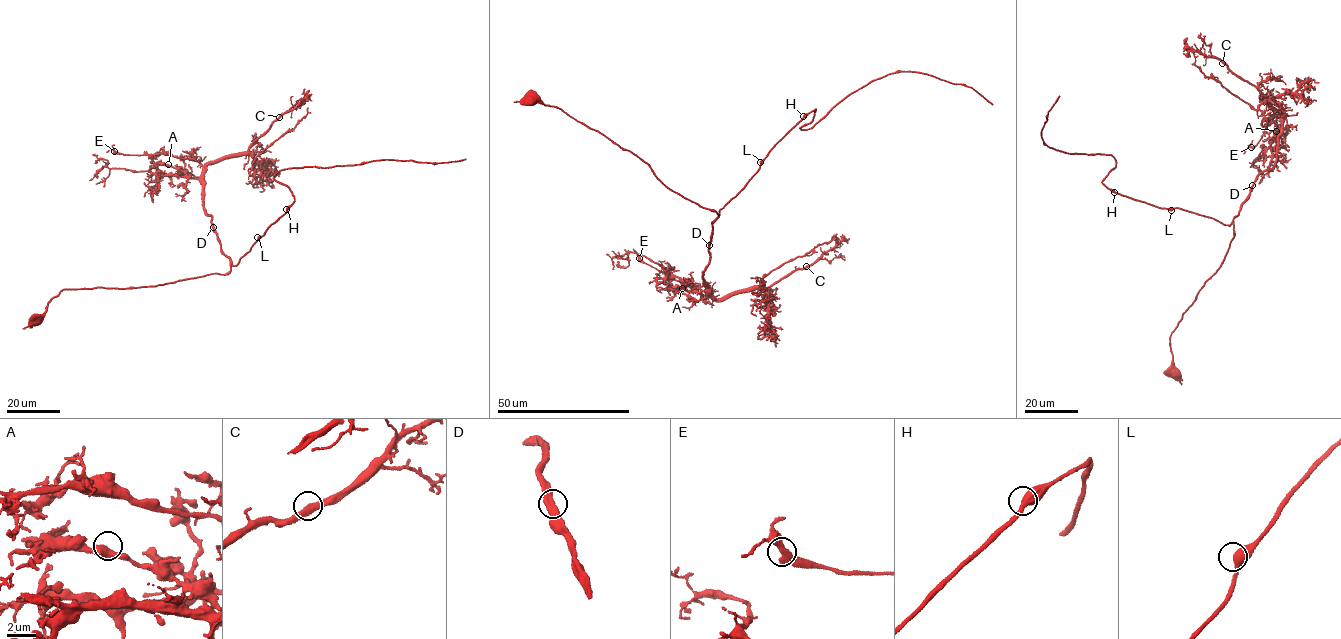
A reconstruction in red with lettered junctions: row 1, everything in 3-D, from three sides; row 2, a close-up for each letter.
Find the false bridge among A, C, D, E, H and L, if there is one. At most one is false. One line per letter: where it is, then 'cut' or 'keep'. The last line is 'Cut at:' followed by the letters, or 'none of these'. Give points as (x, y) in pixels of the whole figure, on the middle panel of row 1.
A: place (682, 288); keep
C: place (806, 266); keep
D: place (709, 245); keep
E: place (639, 258); keep
H: place (803, 116); keep
L: place (760, 162); keep
Cut at: none of these

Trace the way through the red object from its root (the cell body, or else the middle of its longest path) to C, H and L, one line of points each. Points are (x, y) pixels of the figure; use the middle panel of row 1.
C: (530, 98), (598, 130), (639, 157), (669, 188), (715, 211), (703, 277), (712, 296), (764, 289), (806, 266)
H: (530, 98), (561, 109), (598, 130), (639, 157), (669, 188), (718, 213), (758, 170), (771, 148), (803, 116)
L: (530, 98), (561, 109), (598, 130), (639, 157), (669, 188), (717, 213), (758, 170), (760, 162)

